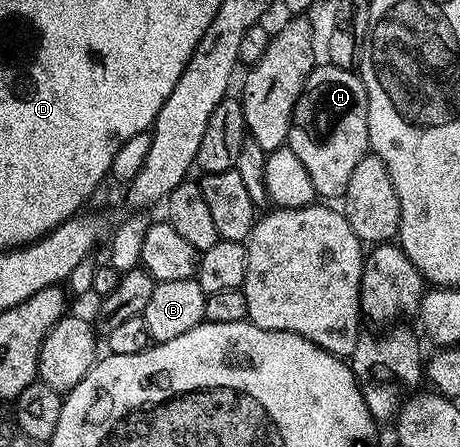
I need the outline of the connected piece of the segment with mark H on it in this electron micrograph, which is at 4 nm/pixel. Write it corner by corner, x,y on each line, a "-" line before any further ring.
329,62
319,63
310,71
294,107
288,146
292,154
304,162
304,170
308,170
308,178
312,178
312,186
319,197
345,197
352,170
356,170
360,158
370,152
368,98
357,71
337,68

